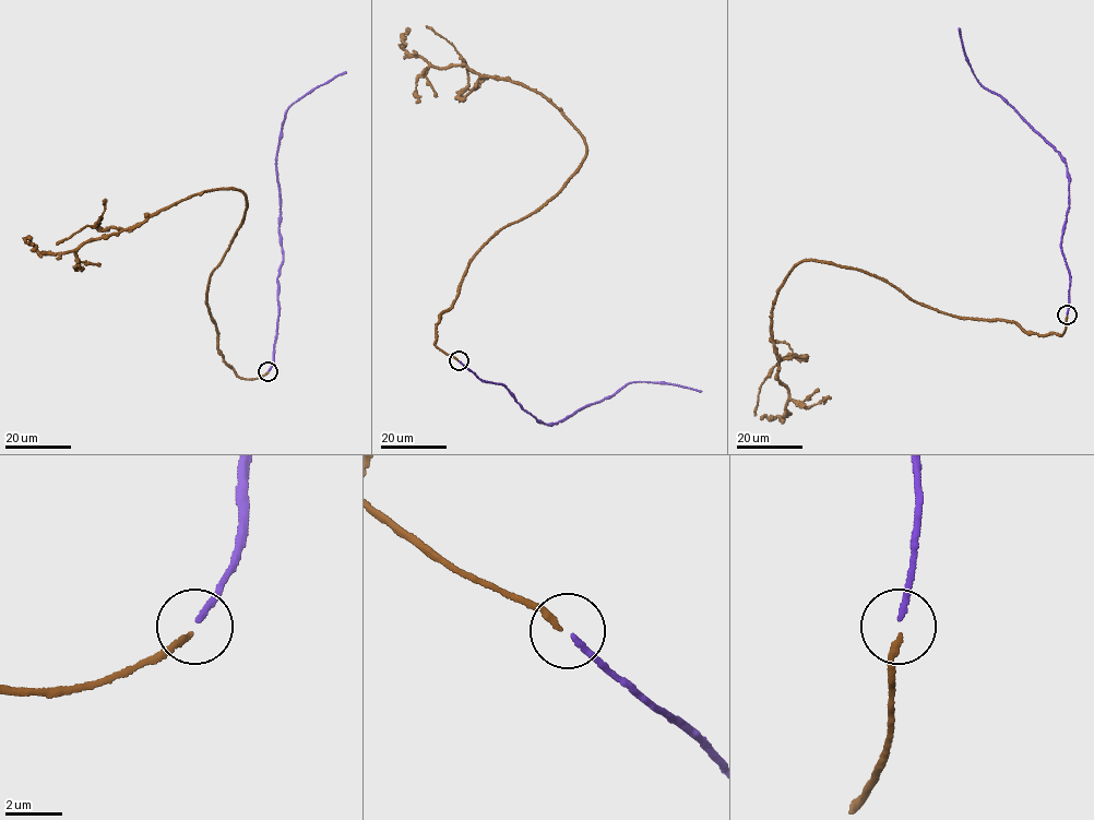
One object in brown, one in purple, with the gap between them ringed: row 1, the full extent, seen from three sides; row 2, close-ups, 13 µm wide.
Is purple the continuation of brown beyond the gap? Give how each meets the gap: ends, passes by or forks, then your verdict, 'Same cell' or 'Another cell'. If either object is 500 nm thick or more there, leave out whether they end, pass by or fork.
At the ring brown ends. At the ring purple ends. Same cell

